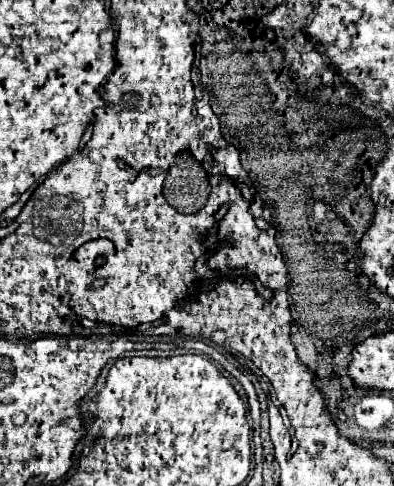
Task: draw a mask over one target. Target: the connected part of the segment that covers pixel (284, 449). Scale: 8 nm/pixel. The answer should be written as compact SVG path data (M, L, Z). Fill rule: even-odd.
M270 403L270 437L276 449L276 455L288 455L290 451L290 433L284 427L284 421L274 403Z

